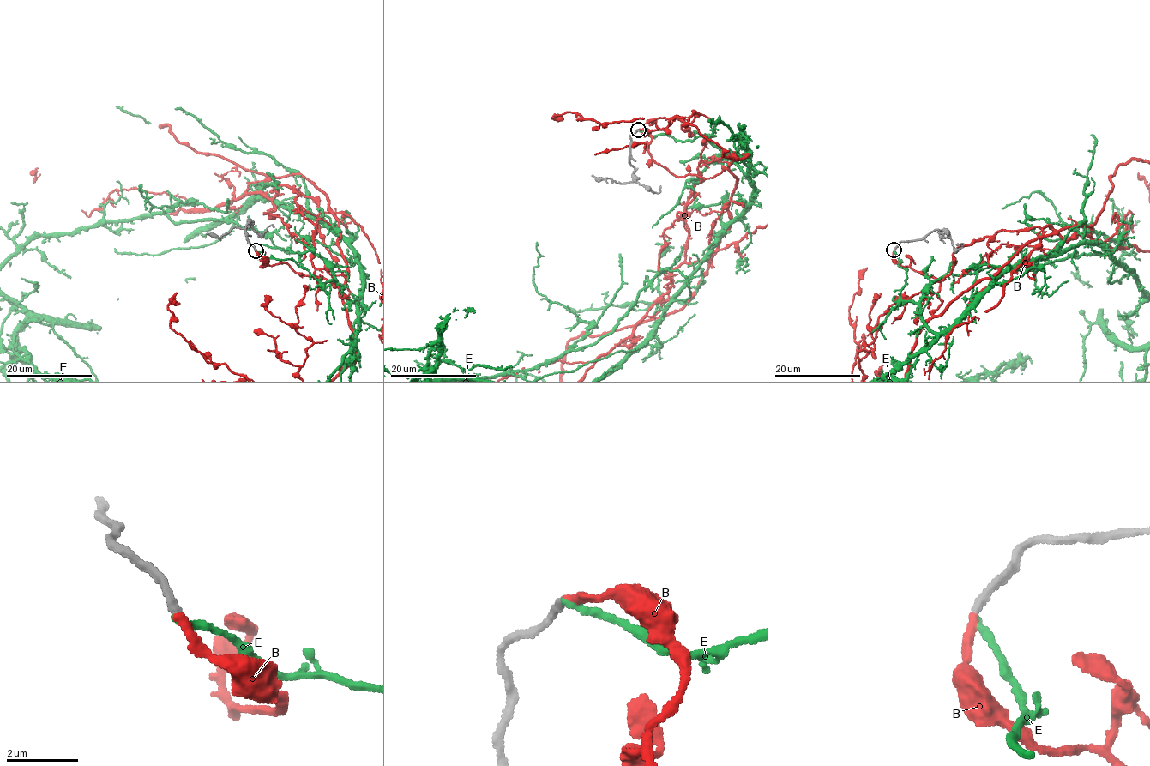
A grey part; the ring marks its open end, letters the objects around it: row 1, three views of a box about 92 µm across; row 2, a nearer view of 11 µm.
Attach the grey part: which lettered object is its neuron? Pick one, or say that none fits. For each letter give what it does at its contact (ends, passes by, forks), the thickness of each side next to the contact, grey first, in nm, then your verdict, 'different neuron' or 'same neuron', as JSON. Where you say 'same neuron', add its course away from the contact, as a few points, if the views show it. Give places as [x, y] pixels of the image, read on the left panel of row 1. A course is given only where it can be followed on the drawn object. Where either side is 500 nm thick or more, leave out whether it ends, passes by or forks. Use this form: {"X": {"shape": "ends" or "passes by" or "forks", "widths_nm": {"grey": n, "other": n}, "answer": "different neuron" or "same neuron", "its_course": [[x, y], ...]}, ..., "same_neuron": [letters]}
{"B": {"shape": "ends", "widths_nm": {"grey": 240, "other": 240}, "answer": "same neuron"}, "E": {"shape": "ends", "widths_nm": {"grey": 240, "other": 190}, "answer": "different neuron"}, "same_neuron": ["B"]}

